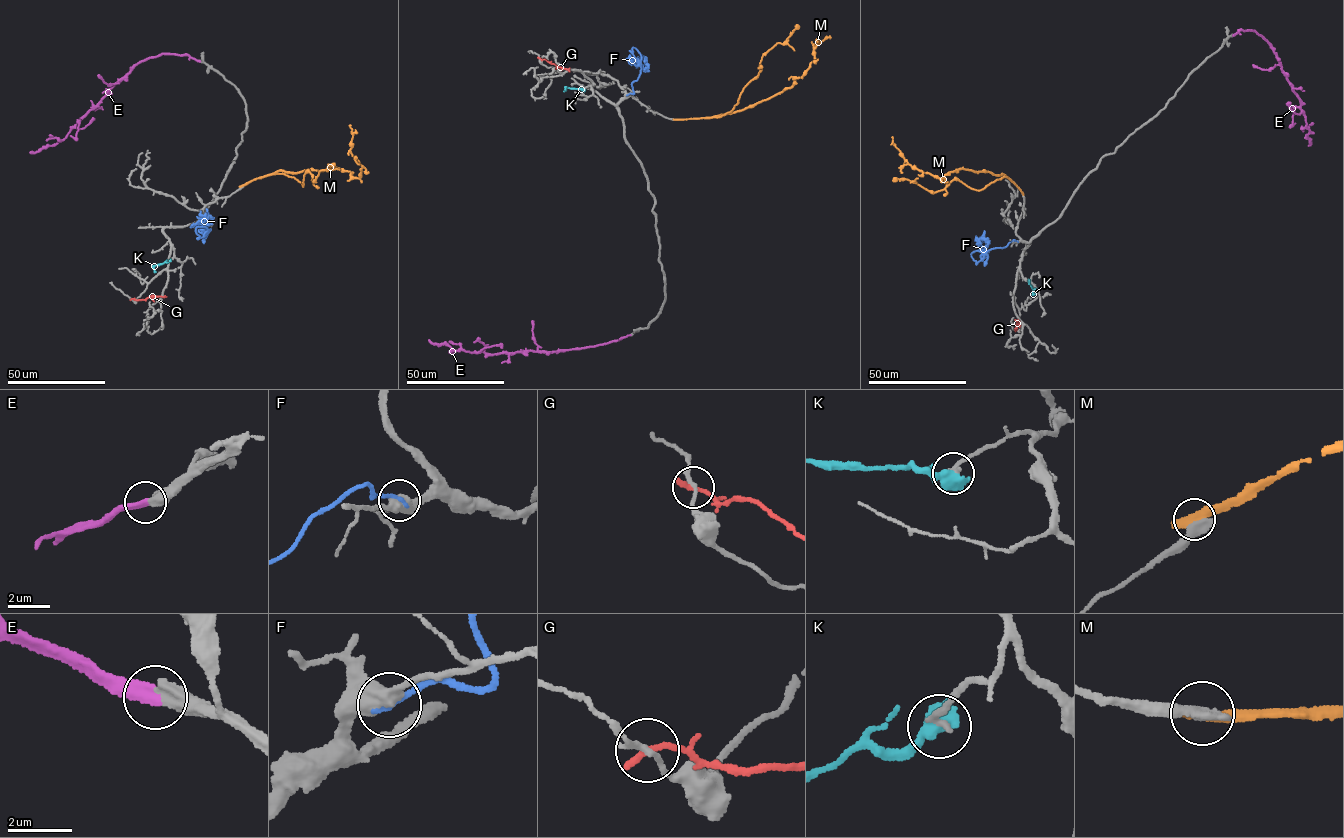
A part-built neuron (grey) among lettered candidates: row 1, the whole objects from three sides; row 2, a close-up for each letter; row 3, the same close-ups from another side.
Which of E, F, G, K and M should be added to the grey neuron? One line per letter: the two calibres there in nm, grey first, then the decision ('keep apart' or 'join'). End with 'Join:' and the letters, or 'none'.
E: calibres 480 and 380 nm; join
F: calibres 480 and 200 nm; keep apart
G: calibres 180 and 280 nm; keep apart
K: calibres 220 and 700 nm; keep apart
M: calibres 460 and 480 nm; keep apart
Join: E

